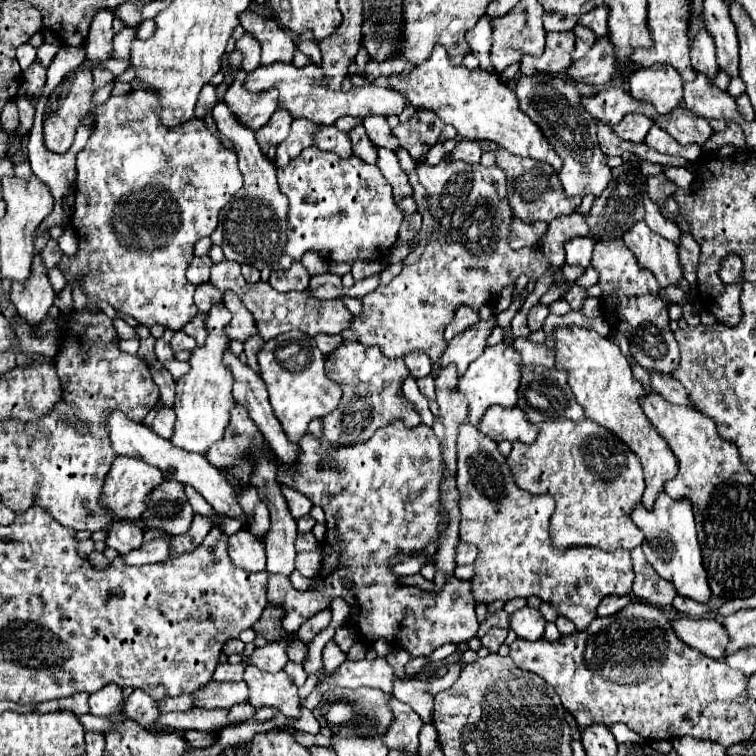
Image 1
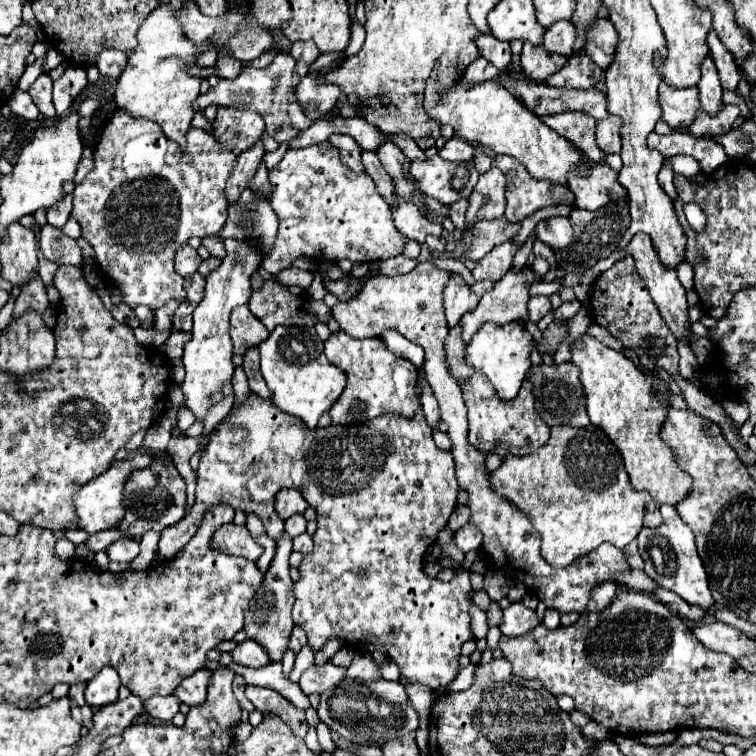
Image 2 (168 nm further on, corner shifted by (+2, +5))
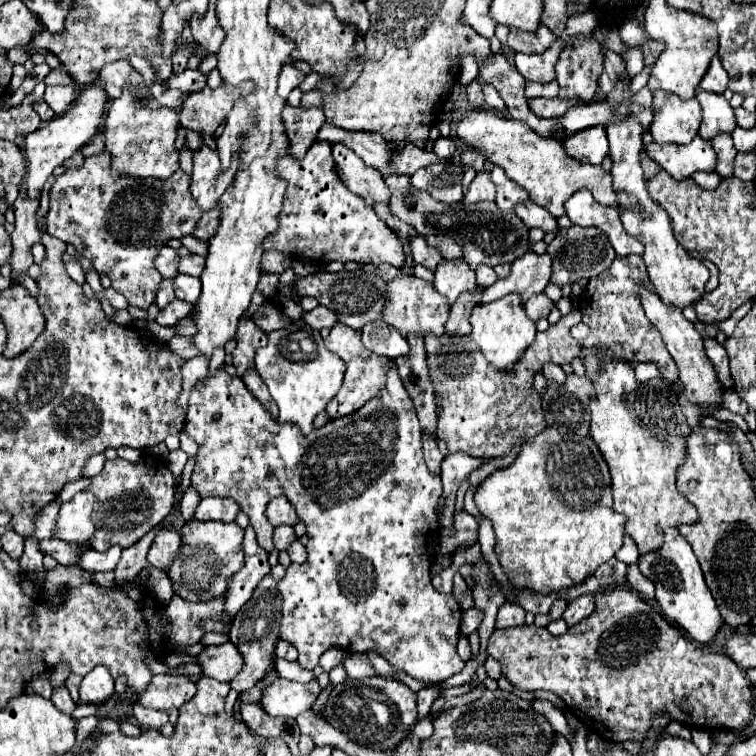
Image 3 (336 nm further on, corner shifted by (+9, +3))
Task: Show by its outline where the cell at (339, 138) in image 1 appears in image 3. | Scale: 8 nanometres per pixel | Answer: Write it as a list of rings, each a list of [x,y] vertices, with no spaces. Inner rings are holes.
[[[342,143],[332,145],[332,155],[340,179],[354,195],[360,195],[370,205],[376,201],[388,203],[388,187],[376,169],[368,167],[352,149]]]

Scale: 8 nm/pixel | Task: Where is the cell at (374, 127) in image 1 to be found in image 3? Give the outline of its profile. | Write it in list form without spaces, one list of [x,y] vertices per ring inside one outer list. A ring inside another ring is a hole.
[[[386,175],[384,181],[390,189],[390,211],[392,215],[400,217],[404,223],[412,225],[420,235],[450,235],[454,237],[462,249],[464,249],[464,261],[476,269],[478,265],[498,265],[498,263],[512,263],[516,257],[528,253],[528,229],[516,215],[506,215],[494,205],[494,203],[476,203],[476,205],[466,205],[466,203],[456,203],[456,205],[446,205],[430,197],[430,205],[422,205],[420,199],[416,199],[416,191],[412,189],[410,193],[410,183],[408,175]]]

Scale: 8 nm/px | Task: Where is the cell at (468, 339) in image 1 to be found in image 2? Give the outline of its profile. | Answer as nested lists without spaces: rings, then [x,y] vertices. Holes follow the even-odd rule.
[[[523,267],[521,271],[513,271],[513,269],[507,271],[507,275],[505,275],[501,281],[497,281],[497,283],[493,285],[493,289],[487,291],[487,293],[481,297],[479,305],[477,305],[471,313],[465,313],[465,315],[461,317],[463,339],[465,339],[465,343],[469,343],[471,337],[473,337],[473,333],[475,333],[483,323],[487,323],[487,321],[493,321],[493,323],[499,323],[499,325],[511,323],[511,321],[515,321],[515,319],[527,321],[529,287],[531,287],[533,283],[537,283],[537,281],[543,281],[543,277],[537,275],[537,273],[533,273],[531,267]]]

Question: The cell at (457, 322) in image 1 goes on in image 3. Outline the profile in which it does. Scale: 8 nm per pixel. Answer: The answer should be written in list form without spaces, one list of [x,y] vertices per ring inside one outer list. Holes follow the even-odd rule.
[[[442,259],[434,273],[434,289],[448,299],[452,305],[456,297],[464,291],[476,291],[474,271],[464,263],[464,259]]]

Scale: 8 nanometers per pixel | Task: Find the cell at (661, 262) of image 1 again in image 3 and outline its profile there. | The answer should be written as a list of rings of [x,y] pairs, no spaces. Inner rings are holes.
[[[640,285],[640,299],[642,299],[642,307],[646,311],[646,317],[652,321],[652,325],[660,331],[664,343],[666,343],[666,349],[670,351],[672,359],[676,361],[678,365],[678,371],[680,371],[680,381],[684,383],[684,391],[678,395],[680,399],[680,405],[684,409],[684,415],[688,419],[688,425],[690,427],[696,427],[700,425],[700,417],[702,411],[700,409],[694,409],[694,403],[702,403],[706,407],[718,407],[720,401],[722,401],[722,385],[720,381],[716,379],[716,373],[714,373],[714,367],[712,363],[708,361],[706,357],[706,351],[704,351],[704,339],[702,335],[694,329],[694,325],[682,315],[682,309],[680,307],[670,307],[666,305],[660,295],[656,291],[652,291],[650,287],[644,287]]]

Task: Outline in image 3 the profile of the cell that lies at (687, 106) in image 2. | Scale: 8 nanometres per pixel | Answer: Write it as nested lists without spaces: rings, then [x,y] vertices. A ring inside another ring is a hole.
[[[663,90],[654,91],[654,121],[650,133],[656,143],[686,145],[698,135],[702,111],[696,99],[680,99]]]

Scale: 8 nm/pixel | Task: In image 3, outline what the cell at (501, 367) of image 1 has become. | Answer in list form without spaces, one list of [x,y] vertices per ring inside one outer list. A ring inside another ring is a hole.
[[[506,295],[502,299],[486,303],[484,307],[474,307],[470,325],[472,341],[480,347],[486,361],[498,371],[510,371],[520,361],[528,343],[532,343],[536,335],[536,325],[524,315],[524,305],[520,303],[520,299],[516,299],[516,295]]]

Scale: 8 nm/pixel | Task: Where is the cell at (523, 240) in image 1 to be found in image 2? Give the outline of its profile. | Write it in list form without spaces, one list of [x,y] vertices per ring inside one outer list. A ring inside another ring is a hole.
[[[505,217],[493,219],[493,221],[477,221],[471,227],[471,235],[475,241],[471,241],[467,253],[463,255],[469,261],[479,261],[489,253],[495,245],[501,245],[505,241],[511,241],[519,233],[519,223],[507,223]]]

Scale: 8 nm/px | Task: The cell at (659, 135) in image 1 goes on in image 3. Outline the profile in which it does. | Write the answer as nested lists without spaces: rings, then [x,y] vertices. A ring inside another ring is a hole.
[[[698,135],[688,145],[660,145],[652,141],[646,145],[646,153],[676,179],[686,179],[694,171],[714,171],[716,167],[712,145]]]

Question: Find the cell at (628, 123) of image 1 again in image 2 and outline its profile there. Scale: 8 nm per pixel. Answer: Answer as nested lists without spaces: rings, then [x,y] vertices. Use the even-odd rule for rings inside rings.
[[[609,115],[603,121],[597,121],[595,139],[597,139],[597,147],[601,151],[605,151],[605,153],[619,153],[621,151],[619,127],[621,127],[621,121],[615,115]]]

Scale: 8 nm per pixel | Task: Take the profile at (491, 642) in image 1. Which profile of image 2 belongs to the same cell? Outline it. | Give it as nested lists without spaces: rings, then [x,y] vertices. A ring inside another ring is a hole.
[[[491,601],[491,605],[487,607],[487,623],[489,623],[489,627],[499,627],[501,619],[503,619],[503,613],[501,613],[499,603]]]

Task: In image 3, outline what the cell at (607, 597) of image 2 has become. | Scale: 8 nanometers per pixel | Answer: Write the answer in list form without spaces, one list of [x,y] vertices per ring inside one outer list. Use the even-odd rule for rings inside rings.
[[[586,593],[586,595],[580,595],[580,597],[576,597],[574,601],[570,601],[562,617],[564,617],[564,621],[566,621],[568,625],[574,625],[574,623],[578,623],[580,619],[588,617],[594,609],[596,609],[594,593]]]

